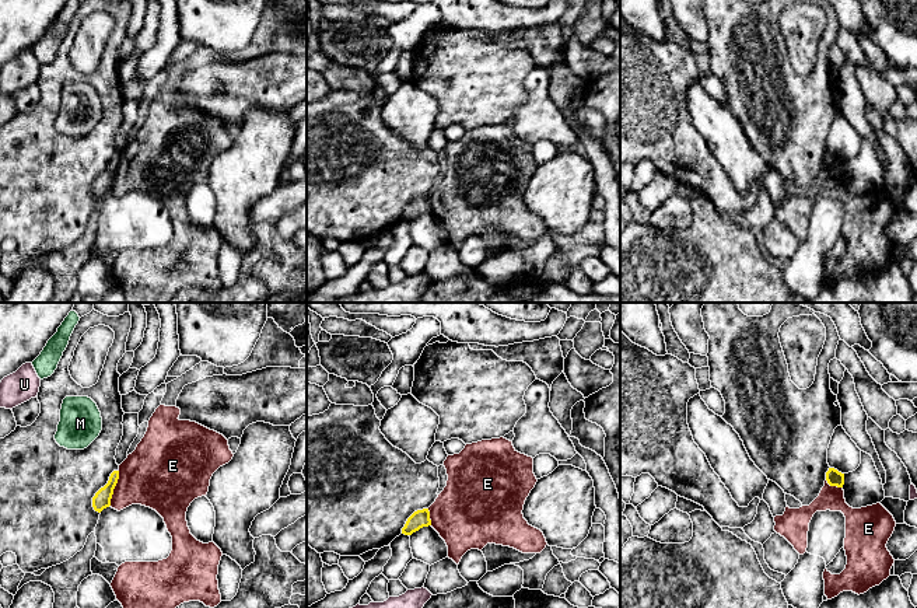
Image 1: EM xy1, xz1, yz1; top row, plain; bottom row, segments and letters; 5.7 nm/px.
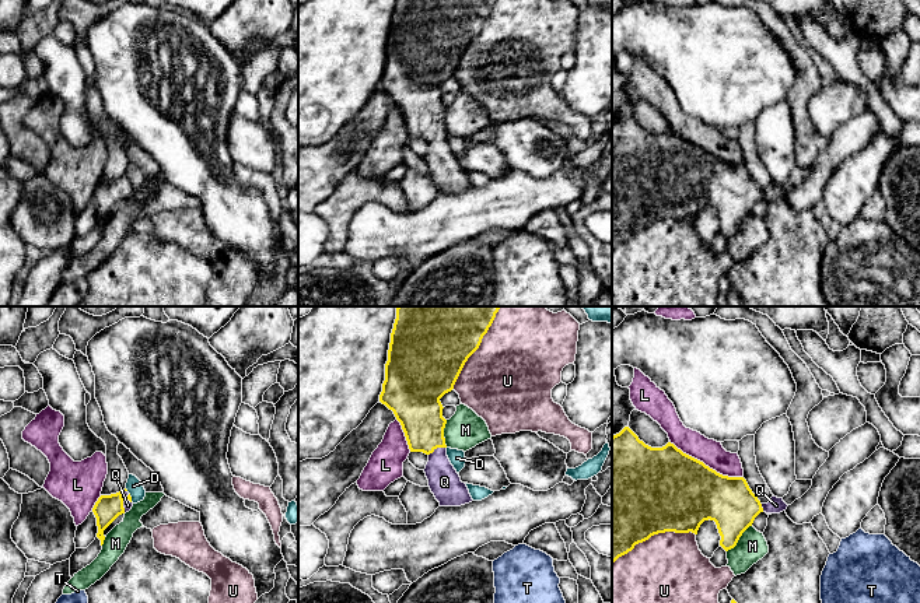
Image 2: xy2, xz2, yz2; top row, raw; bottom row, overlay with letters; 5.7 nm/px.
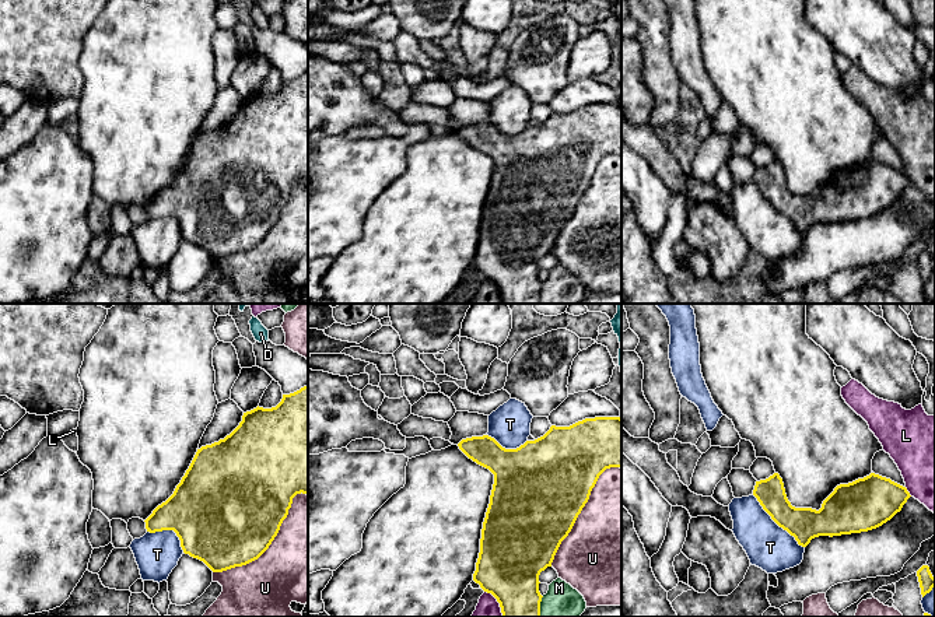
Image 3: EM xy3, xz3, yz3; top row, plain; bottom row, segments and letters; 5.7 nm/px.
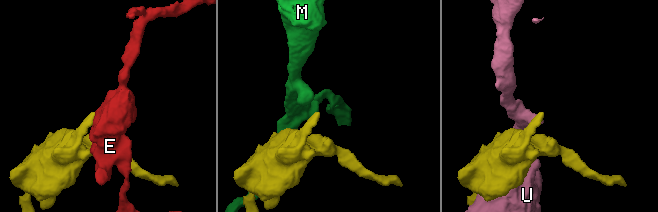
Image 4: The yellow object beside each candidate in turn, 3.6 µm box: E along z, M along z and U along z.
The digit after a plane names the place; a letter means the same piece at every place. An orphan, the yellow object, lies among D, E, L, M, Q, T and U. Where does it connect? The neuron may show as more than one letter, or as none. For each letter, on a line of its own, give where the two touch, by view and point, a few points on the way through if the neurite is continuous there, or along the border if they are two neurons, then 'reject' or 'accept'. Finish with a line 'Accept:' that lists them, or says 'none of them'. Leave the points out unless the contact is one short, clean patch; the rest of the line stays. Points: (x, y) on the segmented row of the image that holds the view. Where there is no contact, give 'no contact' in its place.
D: meets yellow in xy2 at (130, 497); reject
E: meets yellow in xy1 at (114, 488); reject
L: meets yellow in yz2 at (705, 465); reject
M: meets yellow in yz2 at (738, 539); reject
Q: meets yellow in xy2 at (122, 501); runs through xy2 (107, 508), (122, 501), (128, 505); accept
T: meets yellow in yz3 at (777, 523); reject
U: meets yellow in xy3 at (270, 543); reject
Accept: Q

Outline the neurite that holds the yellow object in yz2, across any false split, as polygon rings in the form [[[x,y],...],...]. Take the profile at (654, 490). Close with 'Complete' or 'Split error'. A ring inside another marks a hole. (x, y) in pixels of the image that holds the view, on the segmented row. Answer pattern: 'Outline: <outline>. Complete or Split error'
Outline: [[[629,427],[612,437],[612,564],[654,534],[697,534],[700,525],[709,519],[716,522],[720,546],[728,551],[760,512],[780,513],[787,506],[783,498],[774,495],[762,504],[744,477],[723,476],[671,442],[651,448]]]. Split error

